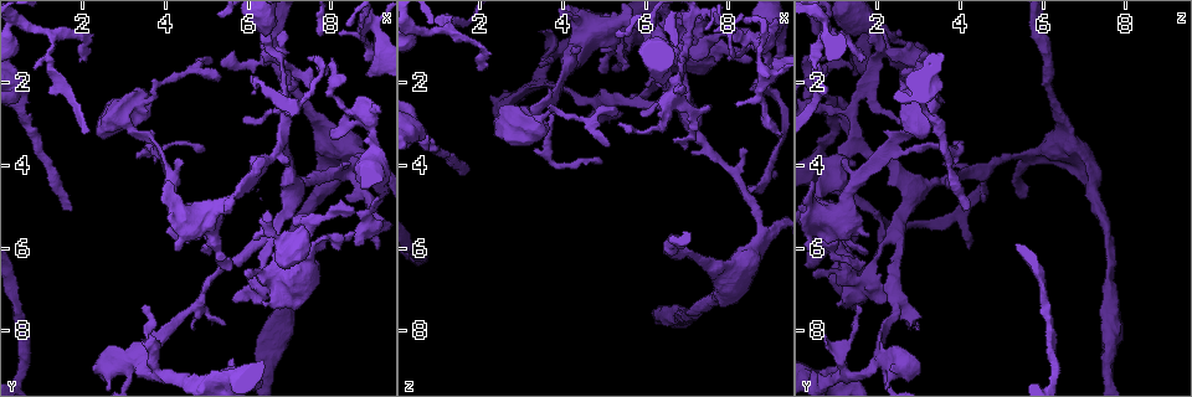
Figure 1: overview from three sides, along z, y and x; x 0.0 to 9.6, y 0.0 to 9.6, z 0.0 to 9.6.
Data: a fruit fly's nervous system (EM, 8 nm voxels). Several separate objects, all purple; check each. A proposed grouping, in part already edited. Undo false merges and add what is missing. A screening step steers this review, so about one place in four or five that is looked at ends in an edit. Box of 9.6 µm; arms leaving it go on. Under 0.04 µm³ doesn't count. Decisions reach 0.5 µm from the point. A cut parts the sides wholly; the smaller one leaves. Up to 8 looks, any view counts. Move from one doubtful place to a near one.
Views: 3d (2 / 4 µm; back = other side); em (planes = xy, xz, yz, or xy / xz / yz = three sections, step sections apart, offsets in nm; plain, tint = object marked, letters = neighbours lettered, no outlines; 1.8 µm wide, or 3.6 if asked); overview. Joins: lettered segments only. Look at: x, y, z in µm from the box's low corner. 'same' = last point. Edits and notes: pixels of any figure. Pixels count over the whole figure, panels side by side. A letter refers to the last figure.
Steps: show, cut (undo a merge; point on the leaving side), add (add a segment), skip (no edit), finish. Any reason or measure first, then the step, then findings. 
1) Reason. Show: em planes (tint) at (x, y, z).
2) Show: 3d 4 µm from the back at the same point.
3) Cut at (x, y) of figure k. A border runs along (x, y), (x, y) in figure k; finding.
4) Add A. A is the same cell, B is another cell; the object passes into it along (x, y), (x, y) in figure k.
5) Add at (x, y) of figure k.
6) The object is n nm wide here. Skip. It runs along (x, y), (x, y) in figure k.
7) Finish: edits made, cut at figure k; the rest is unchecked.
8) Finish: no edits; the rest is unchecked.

Sudden change in width. Show: em planes (tint) at (6.70, 1.30, 2.05).

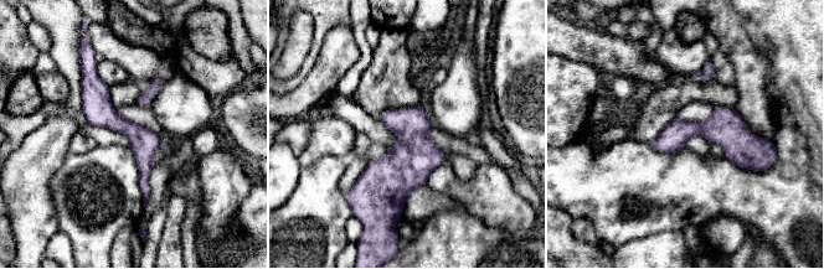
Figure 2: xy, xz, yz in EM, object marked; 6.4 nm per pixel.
Show: em planes (letters) at the same point.

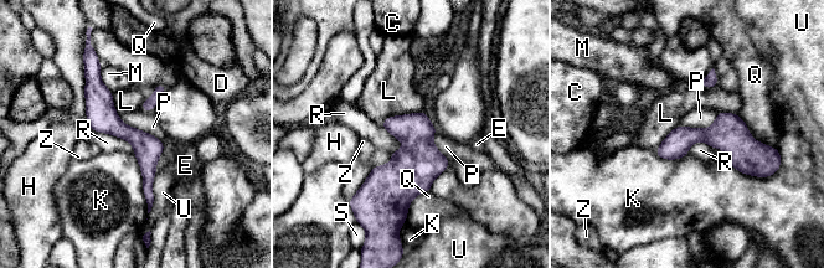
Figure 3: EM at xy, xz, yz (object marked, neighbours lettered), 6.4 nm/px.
The object is 170 nm wide here. Skip. C, D, E, H, K, L, M, P, Q, R, S, U and Z are other cells; a border runs along (91, 128), (124, 138), (134, 153) in figure 3; continuous, no second neuron.

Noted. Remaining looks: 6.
An open end. Show: em 3.6 µm xy step 8 (letters) at (3.55, 8.05, 0.70).

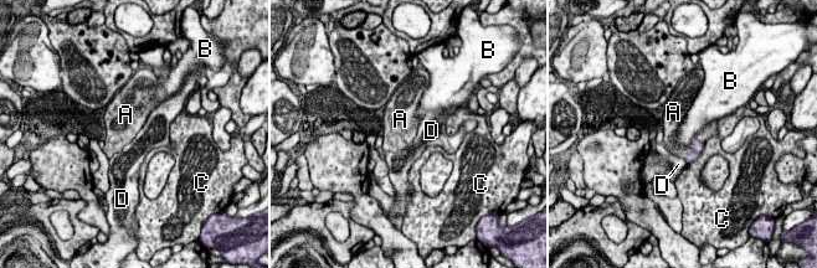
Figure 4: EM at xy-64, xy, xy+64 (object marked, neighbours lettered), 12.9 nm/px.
Add A. A is the same cell, B, C and D are other cells; it goes on there.

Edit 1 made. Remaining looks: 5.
Branch stops here. Show: em 3.6 µm yz step 4 (letters) at (1.70, 5.10, 4.15).

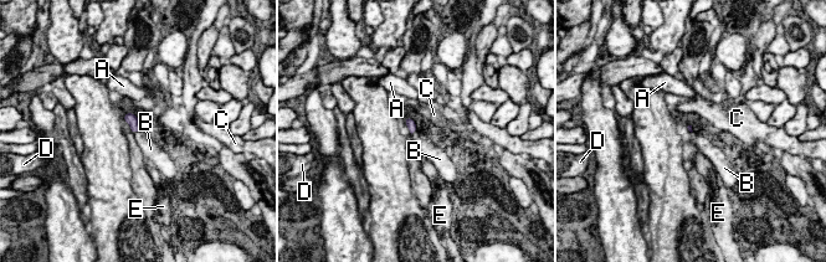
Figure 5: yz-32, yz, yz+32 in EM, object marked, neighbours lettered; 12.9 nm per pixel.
Add B. B is the same cell, A, C, D and E are other cells; the neuron continues.

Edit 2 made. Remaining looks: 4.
Finish: edits made, add at figure 4, add at figure 5; the rest is unchecked.

